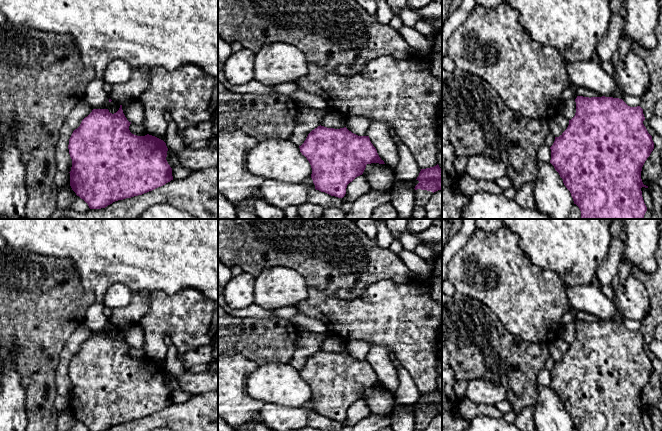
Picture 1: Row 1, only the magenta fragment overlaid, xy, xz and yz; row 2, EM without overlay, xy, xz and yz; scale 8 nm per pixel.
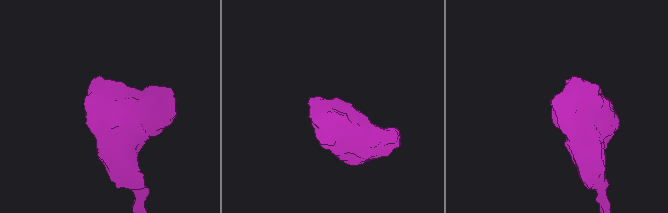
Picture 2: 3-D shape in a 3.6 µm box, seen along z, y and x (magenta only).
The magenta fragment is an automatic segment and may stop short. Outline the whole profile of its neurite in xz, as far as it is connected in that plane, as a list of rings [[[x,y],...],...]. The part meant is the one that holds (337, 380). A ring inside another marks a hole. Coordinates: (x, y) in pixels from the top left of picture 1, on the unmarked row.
[[[320,349],[308,358],[299,372],[311,389],[315,413],[338,422],[345,420],[347,409],[363,398],[367,388],[385,388],[369,360],[358,360],[346,351],[334,353]]]

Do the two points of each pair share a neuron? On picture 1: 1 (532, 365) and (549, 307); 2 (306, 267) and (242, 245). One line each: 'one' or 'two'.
1: two
2: one

